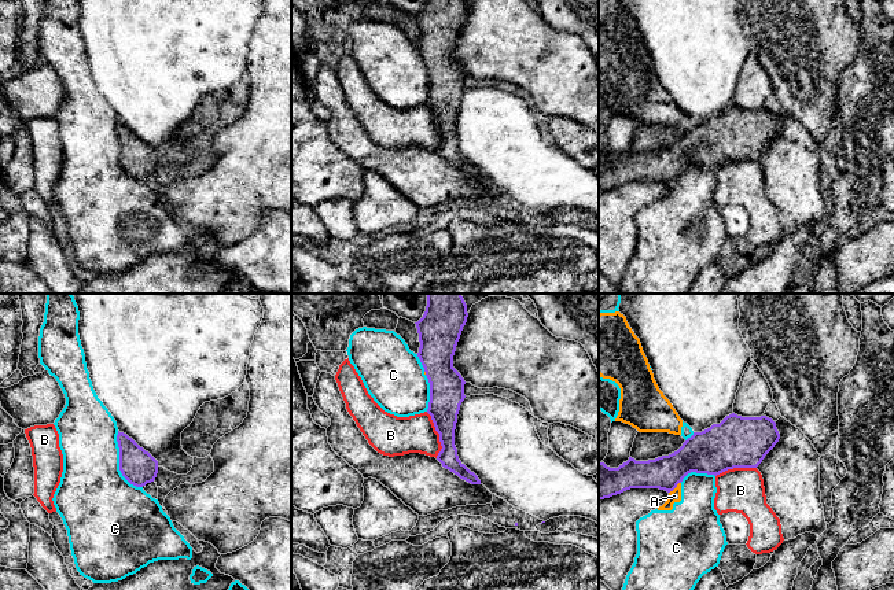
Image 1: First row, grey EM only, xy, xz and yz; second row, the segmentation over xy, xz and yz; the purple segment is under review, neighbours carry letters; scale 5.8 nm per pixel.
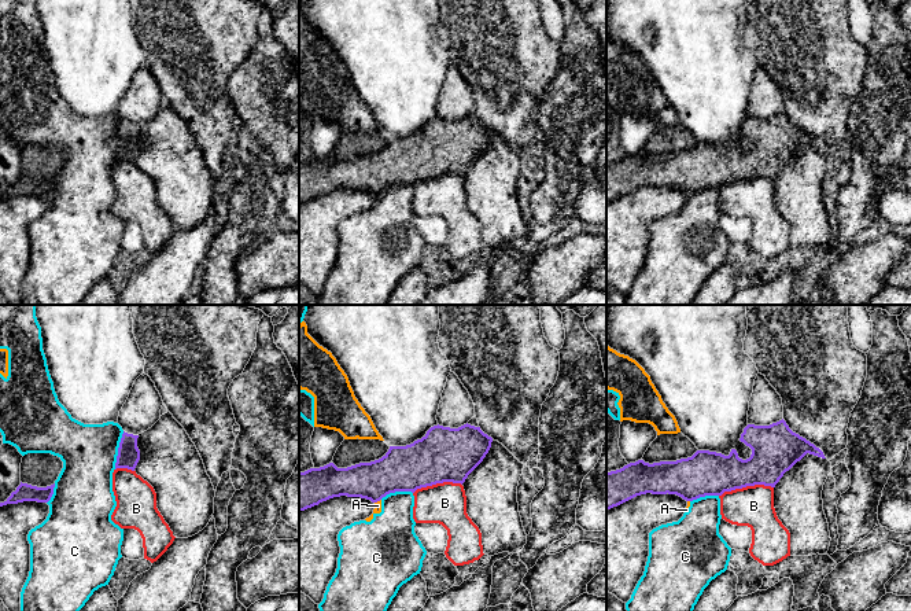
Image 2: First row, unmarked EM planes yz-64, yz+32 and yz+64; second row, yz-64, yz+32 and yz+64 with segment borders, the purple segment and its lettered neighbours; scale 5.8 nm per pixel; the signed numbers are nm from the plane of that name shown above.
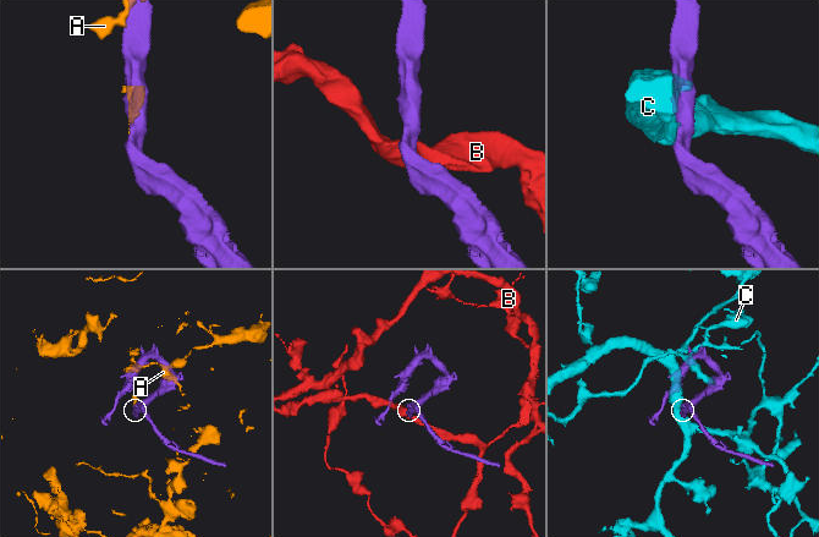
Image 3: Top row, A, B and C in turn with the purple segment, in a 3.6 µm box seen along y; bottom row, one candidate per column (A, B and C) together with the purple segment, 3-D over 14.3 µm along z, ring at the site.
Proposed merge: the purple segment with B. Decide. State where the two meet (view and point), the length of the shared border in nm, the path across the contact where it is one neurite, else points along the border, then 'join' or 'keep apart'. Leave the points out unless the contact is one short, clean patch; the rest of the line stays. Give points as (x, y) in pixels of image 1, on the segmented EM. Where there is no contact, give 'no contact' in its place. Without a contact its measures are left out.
contact xz (440, 435); length 280 nm; border xz (426, 412), (438, 434), (441, 450), (437, 457); keep apart

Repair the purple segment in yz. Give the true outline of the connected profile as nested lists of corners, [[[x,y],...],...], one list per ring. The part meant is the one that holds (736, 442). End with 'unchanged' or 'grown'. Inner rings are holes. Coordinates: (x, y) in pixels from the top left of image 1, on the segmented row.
[[[732,413],[720,424],[694,432],[669,456],[648,461],[629,457],[618,468],[599,462],[599,499],[630,488],[659,488],[670,493],[691,472],[717,476],[733,468],[757,468],[779,439],[780,434],[772,418]]] | unchanged

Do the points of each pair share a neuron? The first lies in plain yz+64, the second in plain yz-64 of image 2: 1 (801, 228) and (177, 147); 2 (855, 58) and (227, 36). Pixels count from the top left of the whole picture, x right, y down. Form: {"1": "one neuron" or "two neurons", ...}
{"1": "one neuron", "2": "one neuron"}

